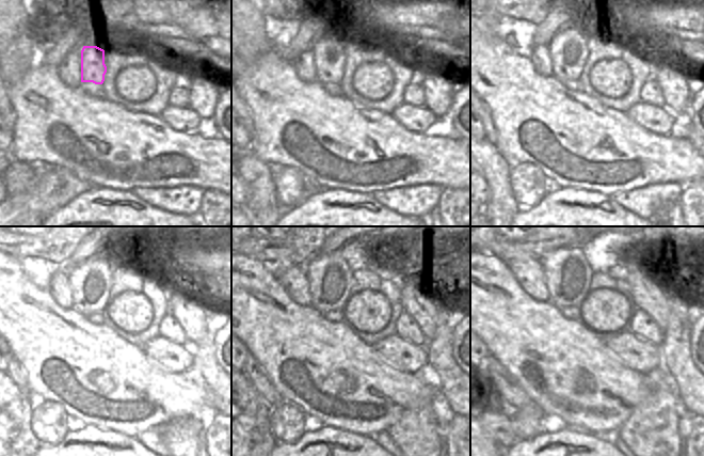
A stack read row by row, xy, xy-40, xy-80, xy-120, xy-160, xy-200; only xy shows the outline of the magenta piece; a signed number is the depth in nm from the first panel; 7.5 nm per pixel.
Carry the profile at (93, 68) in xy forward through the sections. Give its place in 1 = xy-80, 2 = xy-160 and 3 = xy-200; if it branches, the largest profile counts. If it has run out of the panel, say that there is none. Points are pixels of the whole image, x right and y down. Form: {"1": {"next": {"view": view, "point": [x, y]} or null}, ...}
{"1": {"next": {"view": "xy-80", "point": [569, 49]}}, "2": {"next": {"view": "xy-160", "point": [330, 278]}}, "3": {"next": {"view": "xy-200", "point": [568, 274]}}}

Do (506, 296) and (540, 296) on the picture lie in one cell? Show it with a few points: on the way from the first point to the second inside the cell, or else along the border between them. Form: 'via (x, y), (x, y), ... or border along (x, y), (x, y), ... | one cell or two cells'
border along (514, 277), (534, 299), (539, 301), (549, 300) | two cells

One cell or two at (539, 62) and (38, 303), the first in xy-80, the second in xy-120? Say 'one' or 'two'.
two

